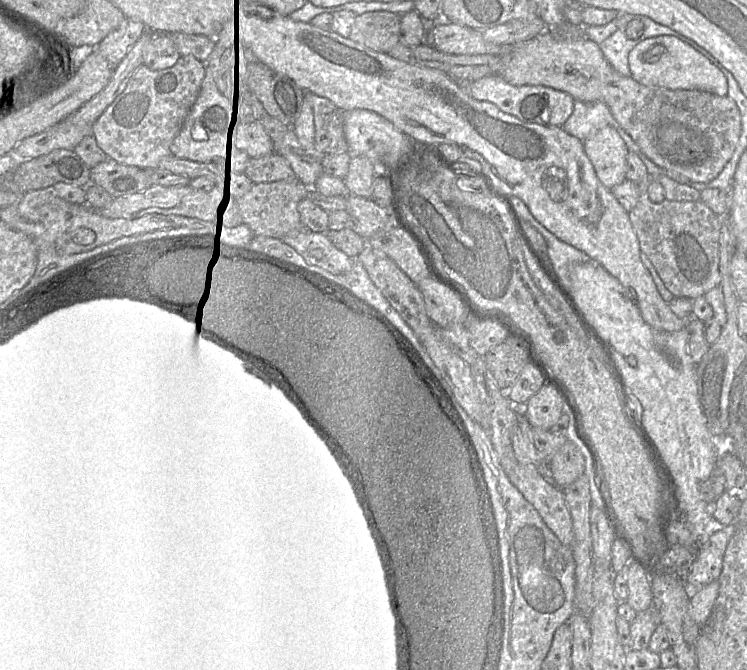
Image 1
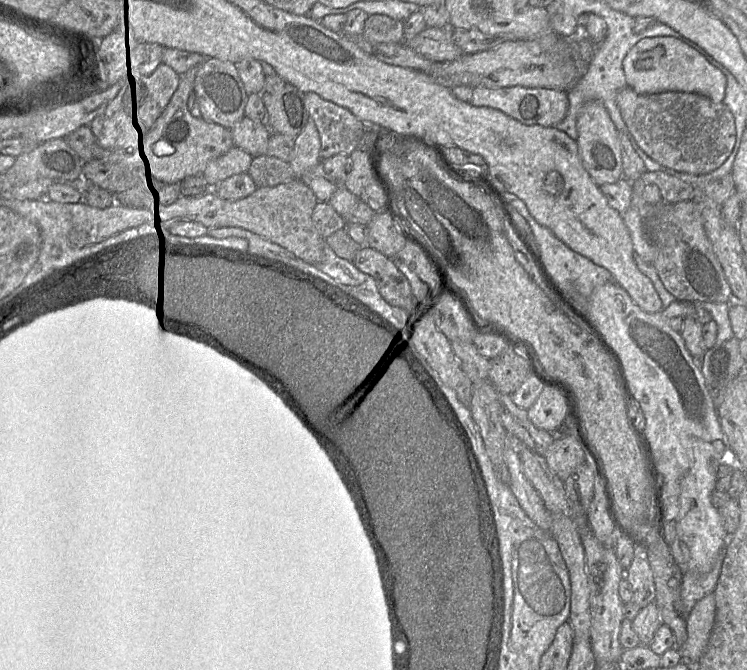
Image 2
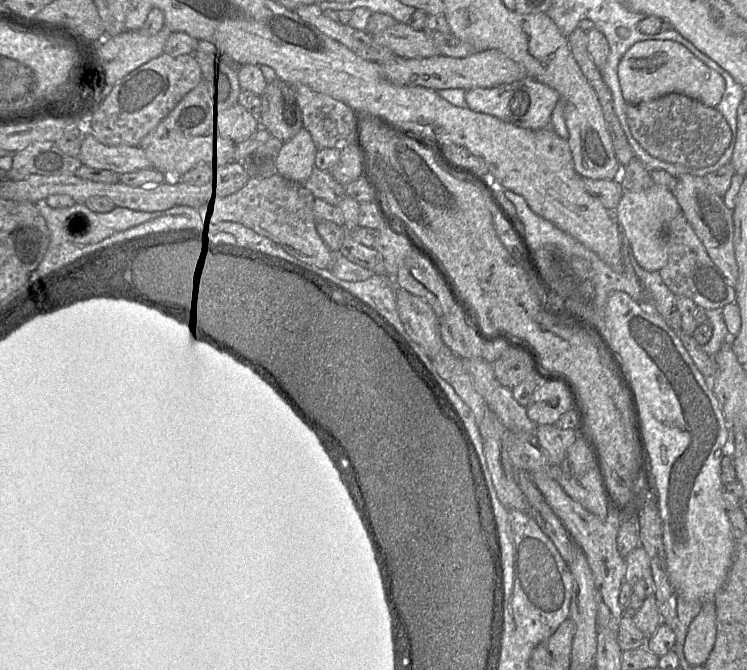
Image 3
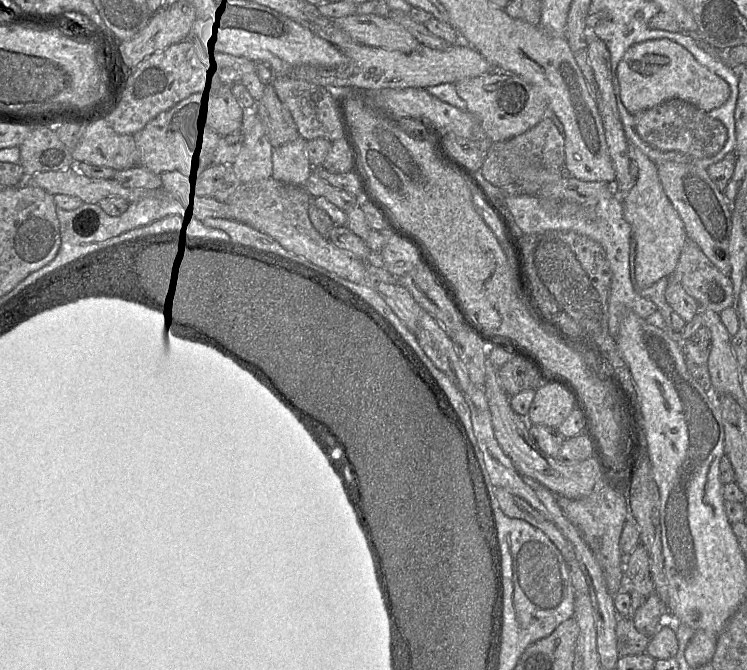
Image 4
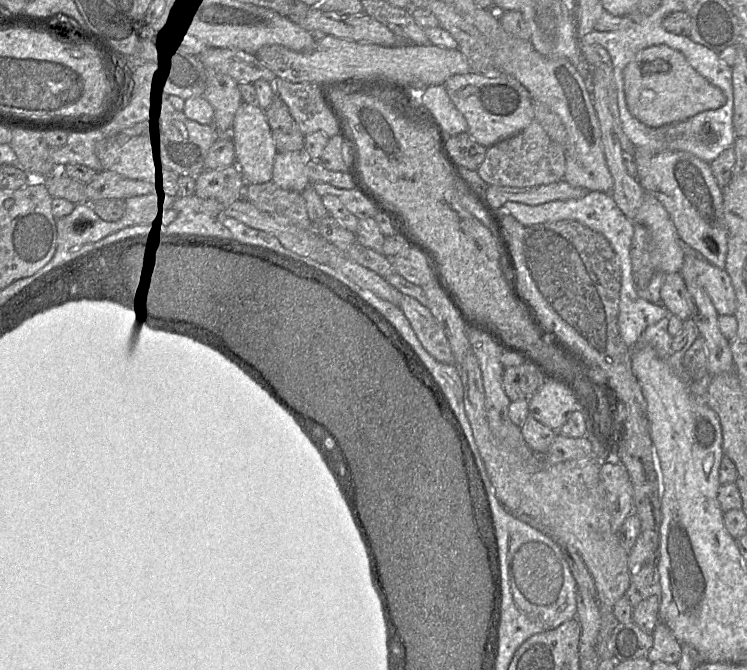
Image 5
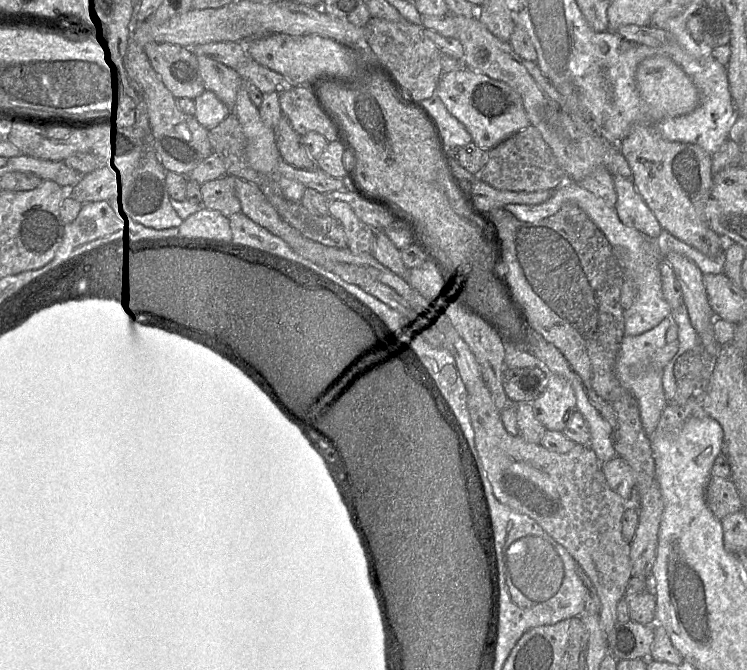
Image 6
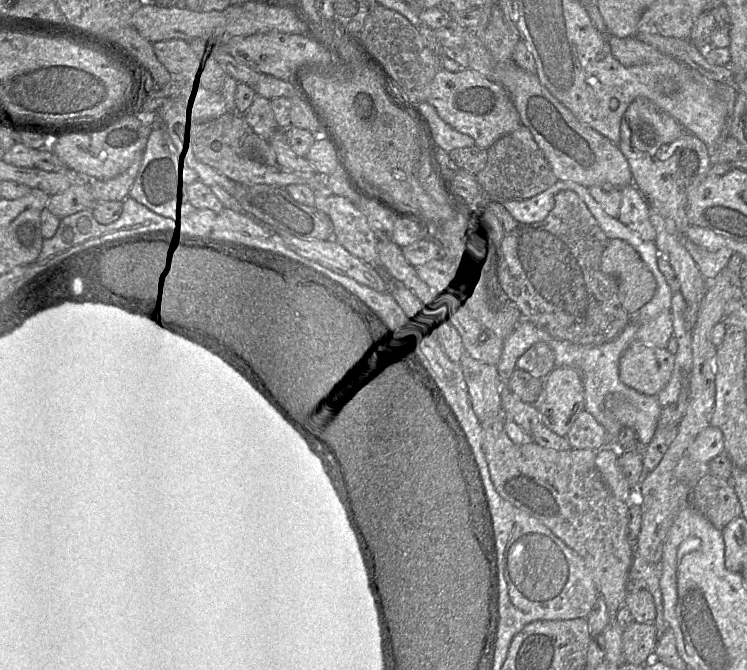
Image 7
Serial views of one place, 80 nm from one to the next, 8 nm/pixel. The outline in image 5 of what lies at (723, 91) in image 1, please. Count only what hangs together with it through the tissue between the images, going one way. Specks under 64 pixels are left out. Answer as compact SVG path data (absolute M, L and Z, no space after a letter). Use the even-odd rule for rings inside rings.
M665 44L640 50L623 70L624 92L630 113L650 127L676 124L726 102L723 91L701 76L685 56Z

